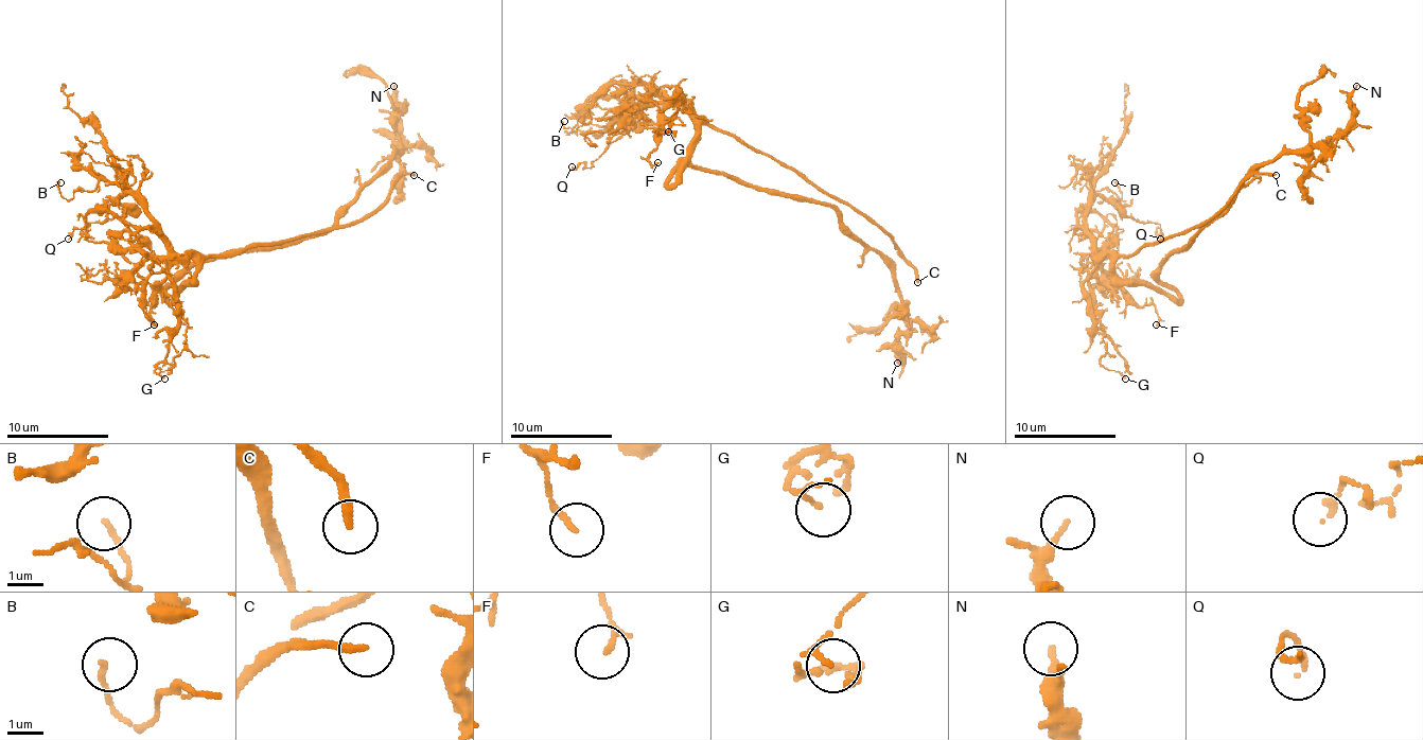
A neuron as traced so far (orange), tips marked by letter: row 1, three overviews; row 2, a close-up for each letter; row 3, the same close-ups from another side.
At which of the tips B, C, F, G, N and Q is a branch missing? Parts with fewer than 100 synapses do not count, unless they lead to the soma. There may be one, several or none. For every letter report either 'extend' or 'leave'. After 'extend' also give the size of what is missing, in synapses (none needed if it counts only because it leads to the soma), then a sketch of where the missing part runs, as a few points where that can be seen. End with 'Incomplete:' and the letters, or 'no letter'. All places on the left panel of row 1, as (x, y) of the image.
B: leave
C: extend; missing branch runs (414, 175), (419, 188), (408, 182), (421, 182), (414, 152), (404, 150)
F: leave
G: leave
N: leave
Q: leave
Incomplete: C

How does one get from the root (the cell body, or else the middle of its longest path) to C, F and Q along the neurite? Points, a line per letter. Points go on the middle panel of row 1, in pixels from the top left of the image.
C: (788, 166), (797, 170), (826, 192), (864, 213), (908, 259), (917, 282)
F: (788, 166), (701, 124), (681, 103), (670, 103), (663, 111), (661, 141), (648, 159), (650, 164), (657, 162)
Q: (788, 166), (699, 124), (666, 93), (637, 95), (622, 113), (628, 128), (594, 166), (584, 162), (572, 166)

